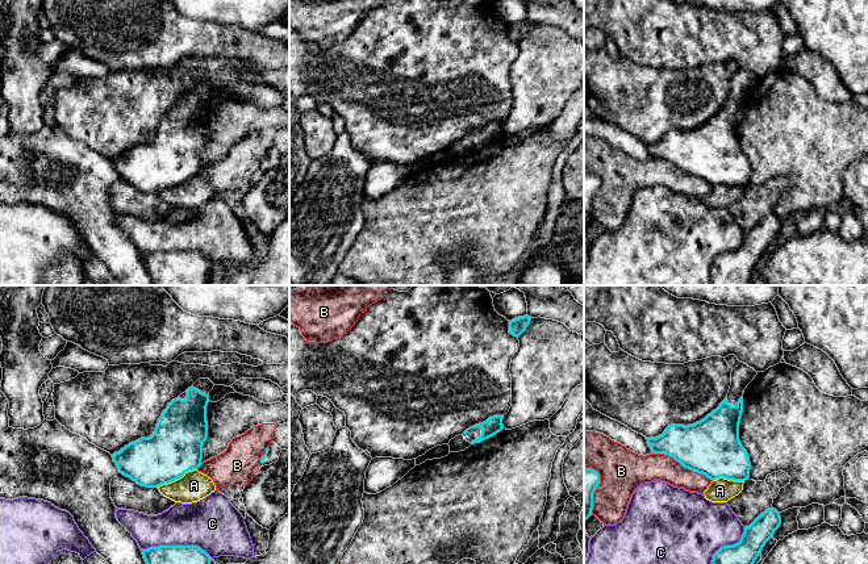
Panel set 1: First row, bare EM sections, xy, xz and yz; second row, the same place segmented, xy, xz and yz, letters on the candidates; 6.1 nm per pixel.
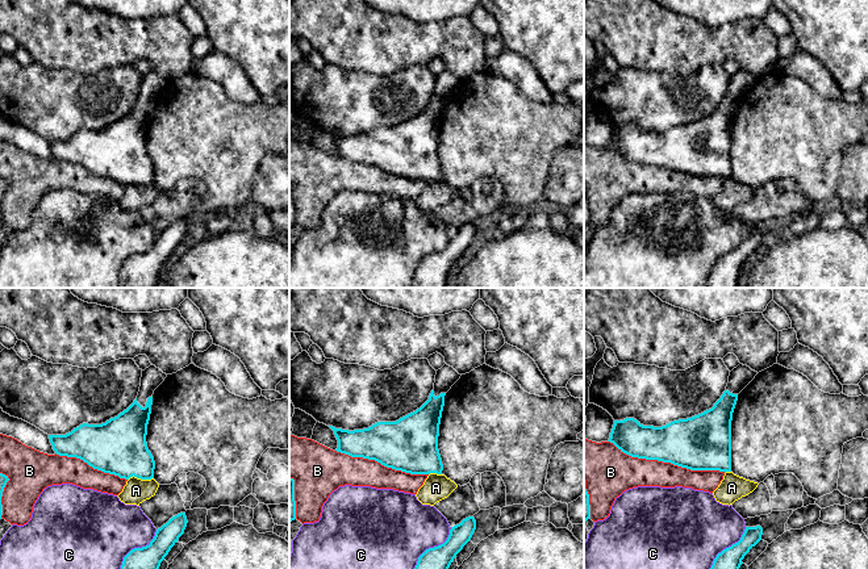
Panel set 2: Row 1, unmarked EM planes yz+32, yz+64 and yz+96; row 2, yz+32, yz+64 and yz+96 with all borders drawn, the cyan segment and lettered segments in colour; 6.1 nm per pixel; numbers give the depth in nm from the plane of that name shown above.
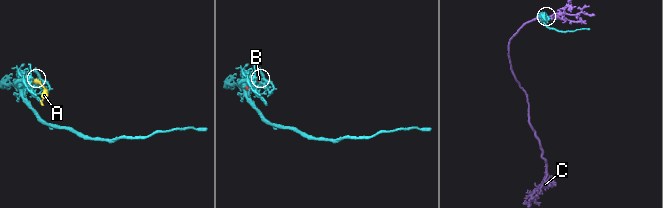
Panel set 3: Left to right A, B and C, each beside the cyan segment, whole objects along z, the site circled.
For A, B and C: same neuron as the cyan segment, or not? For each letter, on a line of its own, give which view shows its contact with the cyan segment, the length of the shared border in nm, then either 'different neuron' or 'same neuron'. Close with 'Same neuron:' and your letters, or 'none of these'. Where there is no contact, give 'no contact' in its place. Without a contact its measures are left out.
A: contact in xy; length 280 nm; different neuron
B: contact in yz; length 400 nm; different neuron
C: contact in xy; length 440 nm; different neuron
Same neuron: none of these

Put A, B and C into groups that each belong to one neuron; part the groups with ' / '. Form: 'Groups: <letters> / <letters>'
Groups: A / B / C

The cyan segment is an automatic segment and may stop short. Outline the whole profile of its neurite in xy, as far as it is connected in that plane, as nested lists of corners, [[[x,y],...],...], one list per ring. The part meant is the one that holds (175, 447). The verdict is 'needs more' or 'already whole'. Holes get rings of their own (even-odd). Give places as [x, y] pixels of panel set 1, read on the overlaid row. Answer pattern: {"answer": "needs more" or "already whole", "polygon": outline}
{"answer": "needs more", "polygon": [[[199,379],[172,400],[151,436],[112,455],[118,472],[141,486],[158,488],[197,469],[208,438],[206,406],[213,387],[209,379]]]}

